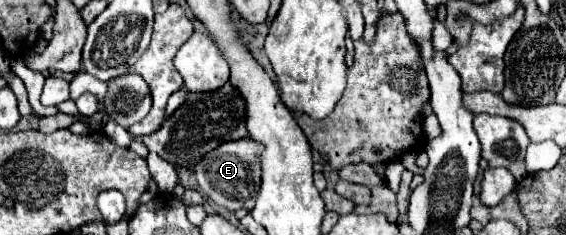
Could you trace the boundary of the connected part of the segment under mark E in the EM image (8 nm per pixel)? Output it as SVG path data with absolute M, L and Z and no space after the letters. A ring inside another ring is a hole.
M253 138L221 144L195 166L195 176L201 190L219 206L227 210L251 208L251 200L257 198L261 186L261 150L263 146Z

